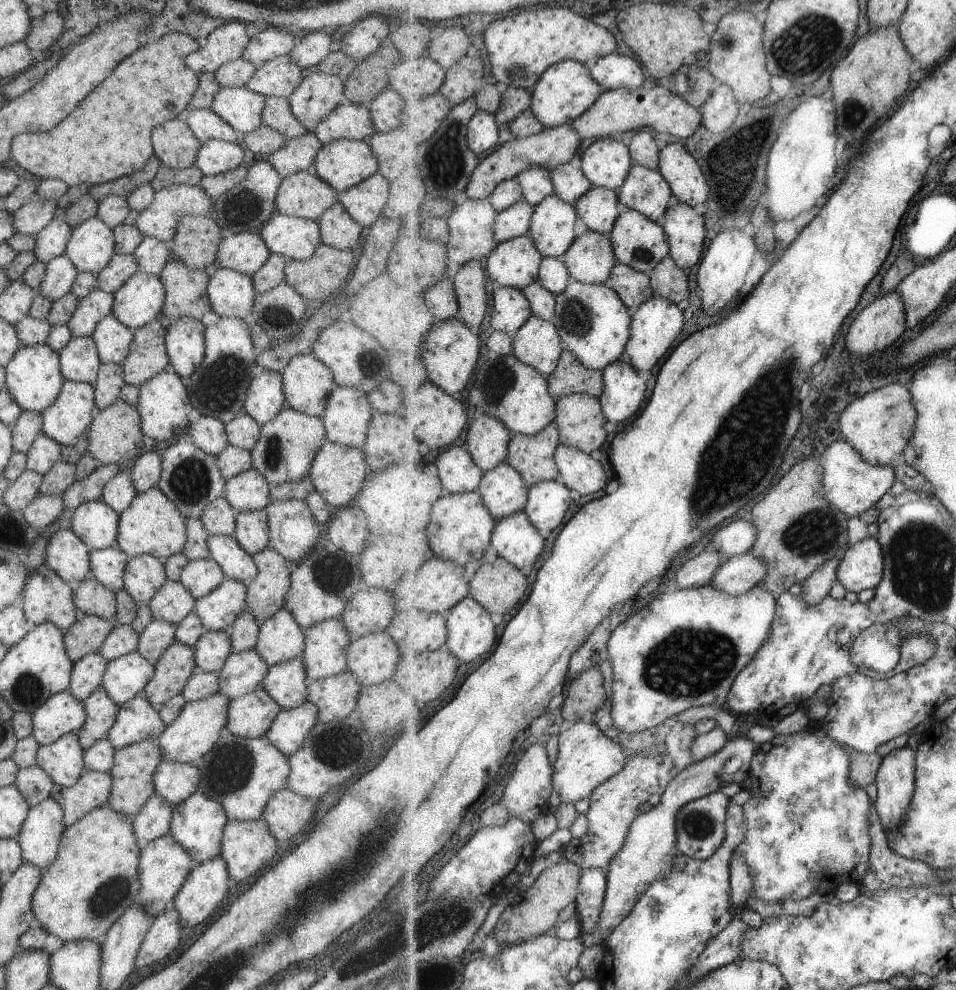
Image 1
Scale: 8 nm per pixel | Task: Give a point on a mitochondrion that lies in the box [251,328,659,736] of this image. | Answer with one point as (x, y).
(498, 380)

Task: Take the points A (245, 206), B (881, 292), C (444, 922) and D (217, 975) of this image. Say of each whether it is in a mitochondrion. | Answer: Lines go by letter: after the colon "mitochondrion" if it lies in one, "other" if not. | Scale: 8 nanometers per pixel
A: mitochondrion
B: other
C: mitochondrion
D: mitochondrion

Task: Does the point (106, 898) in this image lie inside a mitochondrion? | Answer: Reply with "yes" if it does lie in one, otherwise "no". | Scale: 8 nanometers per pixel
yes

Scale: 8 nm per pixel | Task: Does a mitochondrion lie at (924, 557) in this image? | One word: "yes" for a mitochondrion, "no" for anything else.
yes

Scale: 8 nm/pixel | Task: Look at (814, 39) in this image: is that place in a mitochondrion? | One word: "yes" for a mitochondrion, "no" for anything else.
yes

